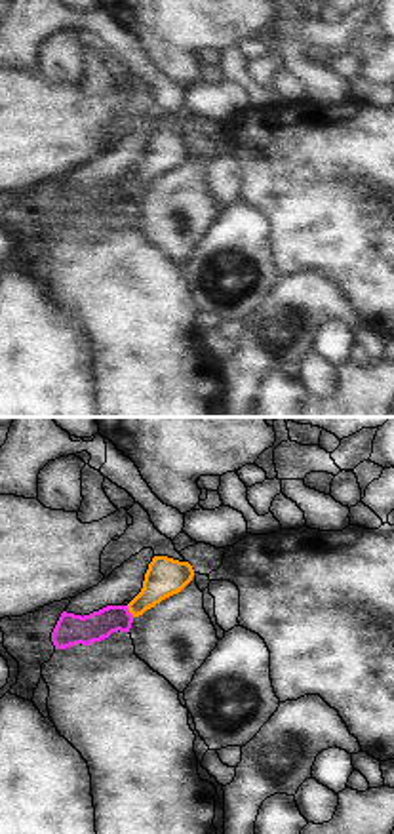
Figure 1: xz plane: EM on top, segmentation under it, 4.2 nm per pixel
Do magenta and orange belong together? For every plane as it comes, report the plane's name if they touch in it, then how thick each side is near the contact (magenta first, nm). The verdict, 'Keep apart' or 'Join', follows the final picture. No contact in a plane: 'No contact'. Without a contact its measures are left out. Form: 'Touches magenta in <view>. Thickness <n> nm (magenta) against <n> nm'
Touches magenta in xz. Thickness 130 nm (magenta) against 160 nm.

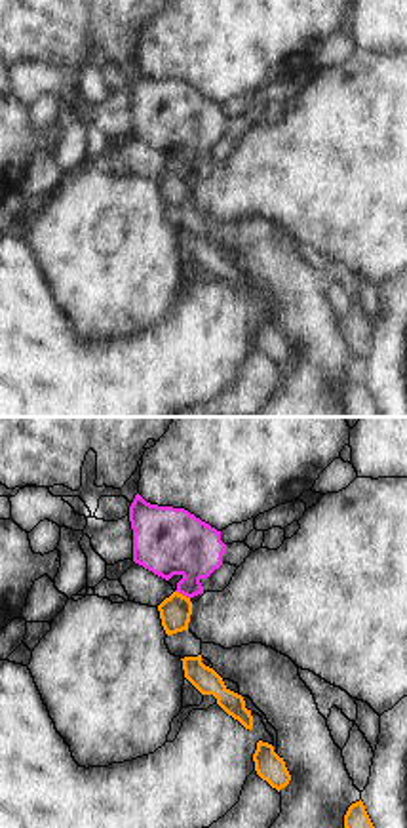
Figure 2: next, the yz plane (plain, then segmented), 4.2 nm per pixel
Touches magenta in yz. Thickness 300 nm (magenta) against 130 nm.

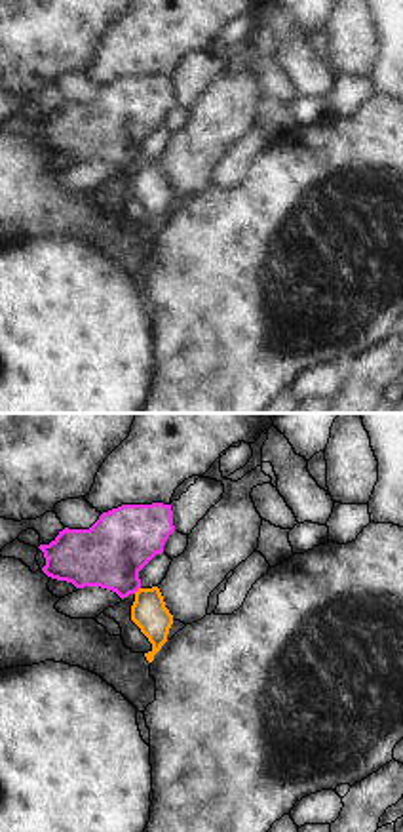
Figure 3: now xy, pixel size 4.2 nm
Touches magenta in xy. Thickness 280 nm (magenta) against 150 nm.

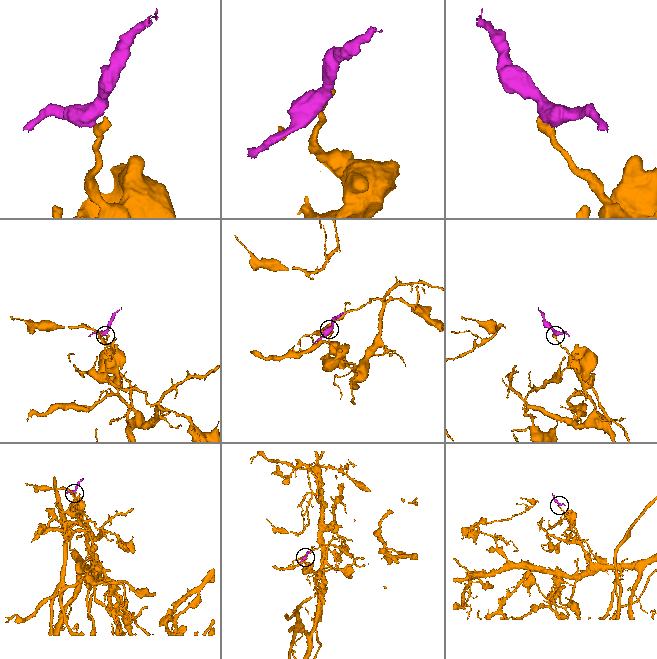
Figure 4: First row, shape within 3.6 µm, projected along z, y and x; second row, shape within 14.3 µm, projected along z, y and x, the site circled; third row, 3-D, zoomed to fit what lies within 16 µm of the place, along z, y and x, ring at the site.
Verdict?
Keep apart.

